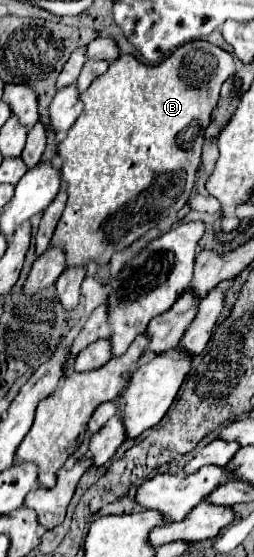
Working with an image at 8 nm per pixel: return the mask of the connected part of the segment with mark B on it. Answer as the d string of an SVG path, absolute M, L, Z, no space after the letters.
M192 41L178 47L158 65L142 65L132 55L120 55L108 71L80 95L84 111L58 145L58 155L64 161L60 175L68 185L68 201L54 231L52 245L64 249L68 267L84 267L90 263L96 267L108 265L116 251L126 249L164 217L180 211L188 203L200 165L204 129L218 103L222 83L234 71L232 53L208 41Z

